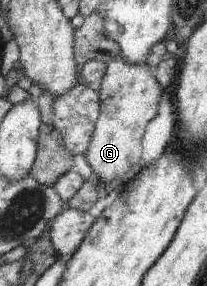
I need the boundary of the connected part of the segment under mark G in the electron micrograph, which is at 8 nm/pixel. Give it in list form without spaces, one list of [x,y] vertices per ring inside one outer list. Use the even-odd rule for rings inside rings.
[[[118,56],[107,64],[107,69],[105,70],[105,75],[98,92],[101,104],[99,108],[99,117],[95,122],[88,150],[86,150],[83,155],[88,166],[92,168],[93,174],[99,178],[100,183],[106,184],[108,190],[113,187],[112,195],[124,189],[125,184],[128,184],[128,182],[134,179],[135,175],[142,170],[139,165],[141,164],[141,156],[143,153],[143,134],[145,133],[148,122],[158,114],[158,102],[162,95],[162,91],[163,88],[156,80],[153,68],[147,63],[139,65],[130,64],[121,56]]]

